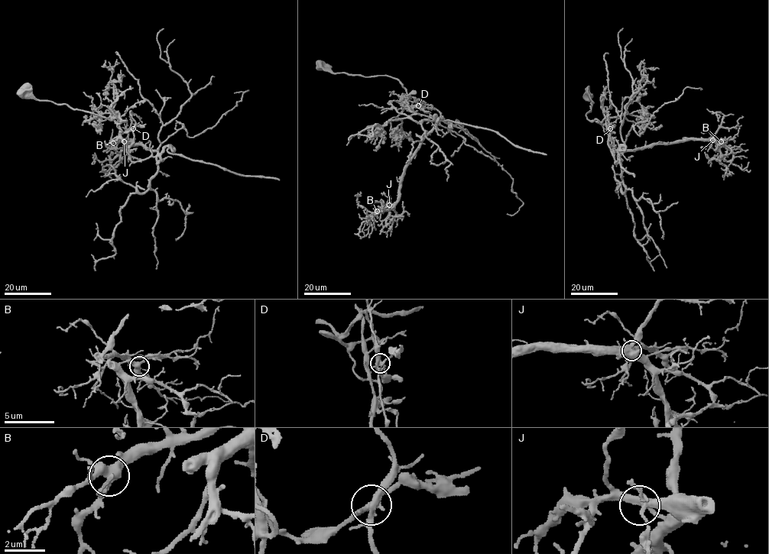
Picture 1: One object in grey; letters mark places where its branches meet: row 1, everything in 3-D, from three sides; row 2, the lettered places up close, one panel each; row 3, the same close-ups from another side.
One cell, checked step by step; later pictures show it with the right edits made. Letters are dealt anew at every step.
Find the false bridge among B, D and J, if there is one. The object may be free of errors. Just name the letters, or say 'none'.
D

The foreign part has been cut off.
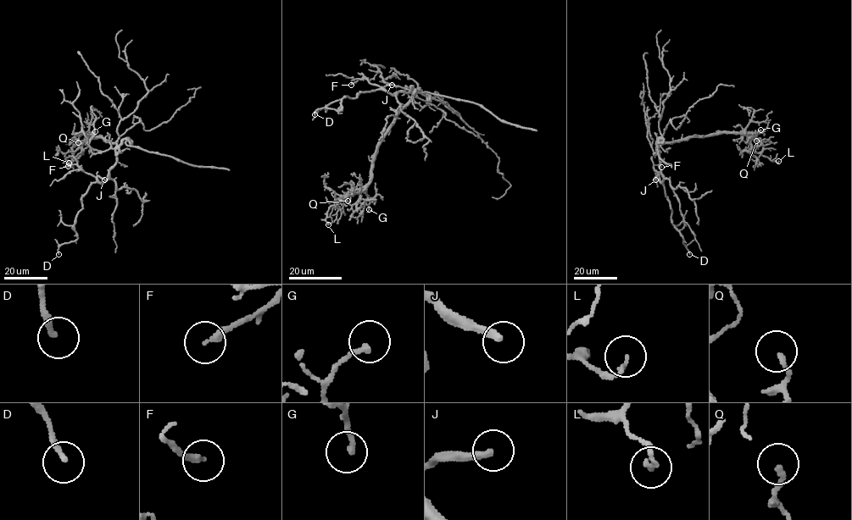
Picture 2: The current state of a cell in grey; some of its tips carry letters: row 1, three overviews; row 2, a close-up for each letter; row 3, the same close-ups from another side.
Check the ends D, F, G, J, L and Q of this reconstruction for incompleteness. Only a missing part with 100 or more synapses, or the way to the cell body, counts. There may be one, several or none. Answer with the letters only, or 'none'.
J

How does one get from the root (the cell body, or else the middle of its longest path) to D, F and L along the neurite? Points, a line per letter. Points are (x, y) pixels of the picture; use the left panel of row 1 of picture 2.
D: (117, 142), (117, 163), (106, 179), (93, 182), (82, 196), (74, 226), (77, 238), (62, 244), (58, 254)
F: (117, 142), (117, 163), (103, 181), (86, 173), (75, 164), (68, 166)
L: (117, 142), (108, 142), (90, 134), (67, 158), (66, 163), (69, 163)

